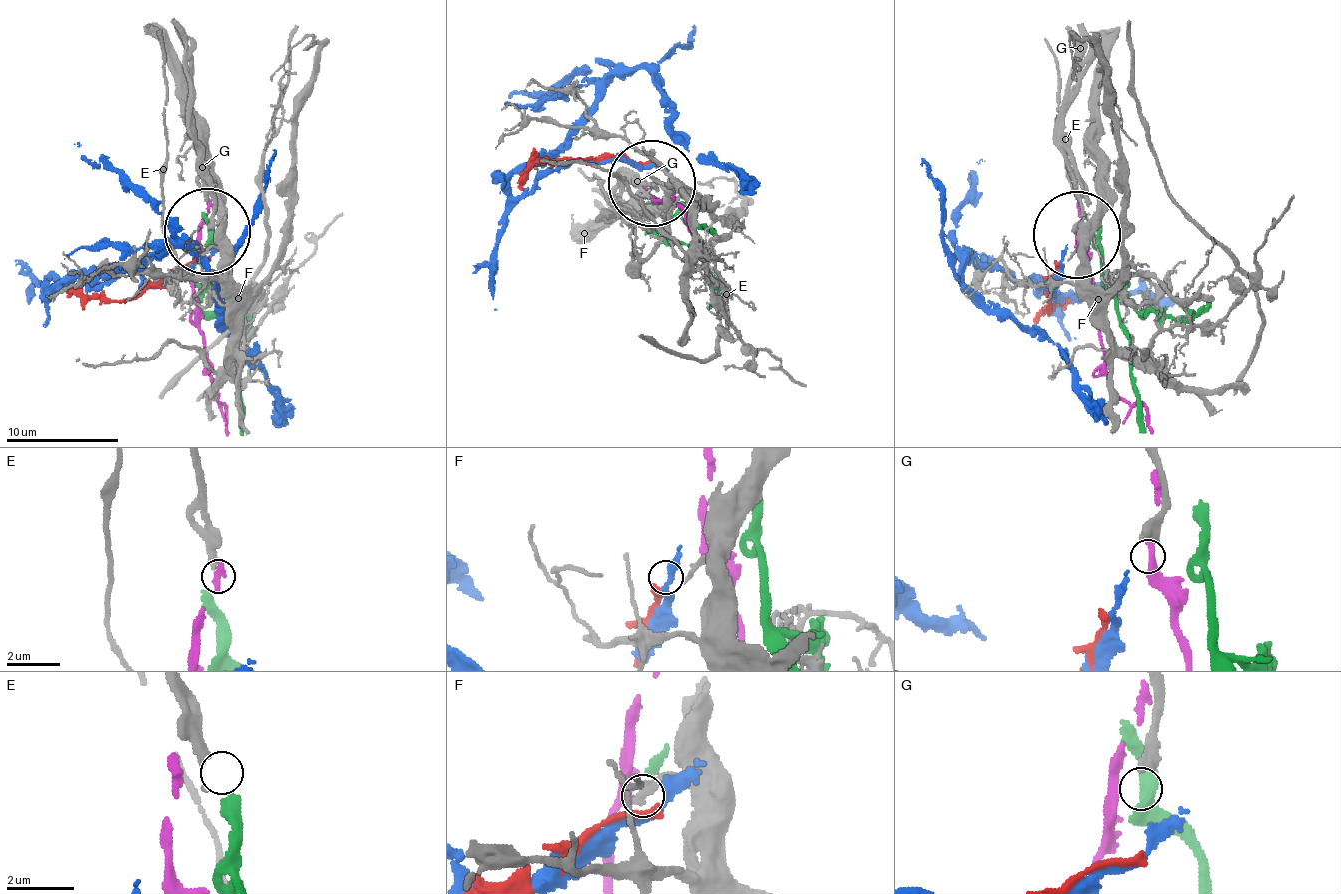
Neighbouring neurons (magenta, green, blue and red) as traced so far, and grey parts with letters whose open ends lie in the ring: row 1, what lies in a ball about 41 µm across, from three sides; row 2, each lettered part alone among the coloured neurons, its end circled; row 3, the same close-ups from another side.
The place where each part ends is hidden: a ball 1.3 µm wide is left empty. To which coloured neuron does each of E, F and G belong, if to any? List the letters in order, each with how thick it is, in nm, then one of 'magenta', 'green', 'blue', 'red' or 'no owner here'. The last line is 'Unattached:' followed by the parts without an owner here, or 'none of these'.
E: 280 nm thick; no owner here
F: 200 nm thick; no owner here
G: 440 nm thick; no owner here
Unattached: E, F, G

